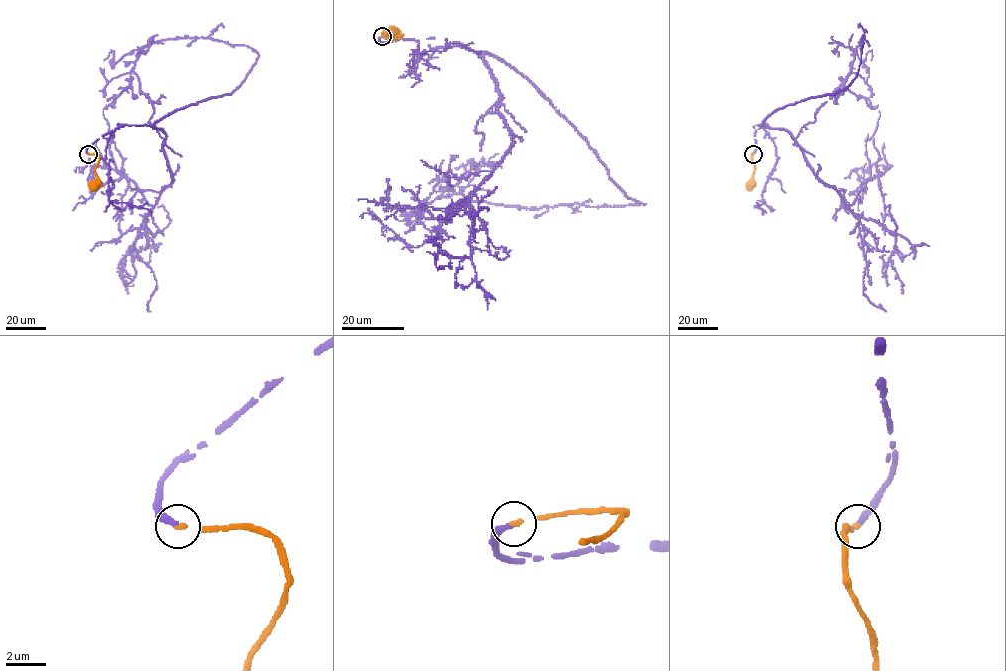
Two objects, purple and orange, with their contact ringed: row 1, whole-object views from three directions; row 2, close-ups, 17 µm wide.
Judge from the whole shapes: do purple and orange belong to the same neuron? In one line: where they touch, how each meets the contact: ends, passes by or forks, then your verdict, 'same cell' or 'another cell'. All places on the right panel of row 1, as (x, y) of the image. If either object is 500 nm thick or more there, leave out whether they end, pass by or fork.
at (753, 154); purple ends there; orange ends there; same cell

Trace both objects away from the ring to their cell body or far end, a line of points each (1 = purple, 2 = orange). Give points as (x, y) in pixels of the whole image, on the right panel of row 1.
1: (753, 154), (754, 128), (774, 110), (851, 83), (862, 38), (842, 85), (872, 109), (878, 105)
2: (753, 154), (754, 167), (750, 184)

